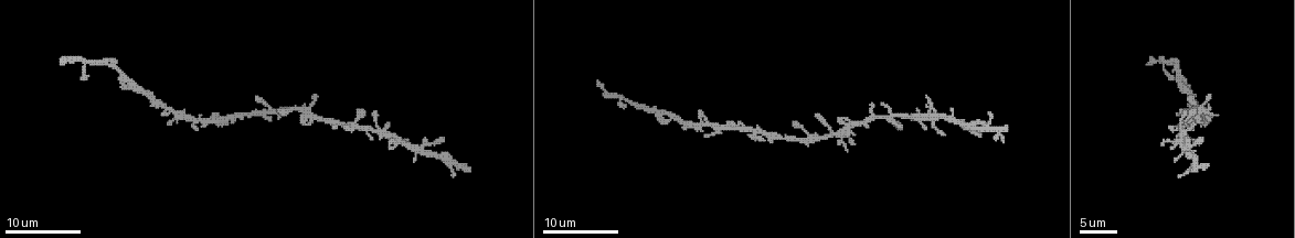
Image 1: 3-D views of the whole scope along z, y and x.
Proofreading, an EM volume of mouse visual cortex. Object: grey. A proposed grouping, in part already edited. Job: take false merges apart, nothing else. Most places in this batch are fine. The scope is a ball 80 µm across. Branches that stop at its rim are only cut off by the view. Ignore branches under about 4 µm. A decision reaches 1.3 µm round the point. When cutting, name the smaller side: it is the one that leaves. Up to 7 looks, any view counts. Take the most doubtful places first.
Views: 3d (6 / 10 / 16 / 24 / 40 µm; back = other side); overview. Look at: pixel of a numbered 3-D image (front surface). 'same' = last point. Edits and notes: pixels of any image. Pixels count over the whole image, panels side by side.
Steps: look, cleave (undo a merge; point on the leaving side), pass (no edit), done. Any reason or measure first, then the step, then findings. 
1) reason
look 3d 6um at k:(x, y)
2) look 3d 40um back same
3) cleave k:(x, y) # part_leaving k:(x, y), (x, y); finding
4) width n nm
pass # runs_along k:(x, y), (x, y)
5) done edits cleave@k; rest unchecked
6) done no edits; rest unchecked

four or more arms meet
look 3d 16um at 1:(891, 117)

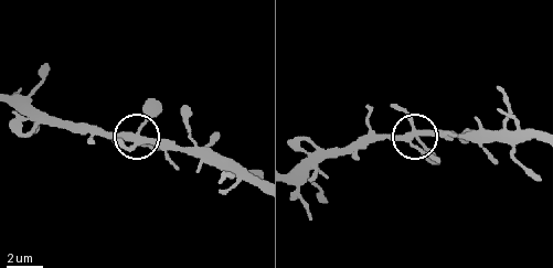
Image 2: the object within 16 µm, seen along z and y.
look 3d 10um at 2:(417, 135)

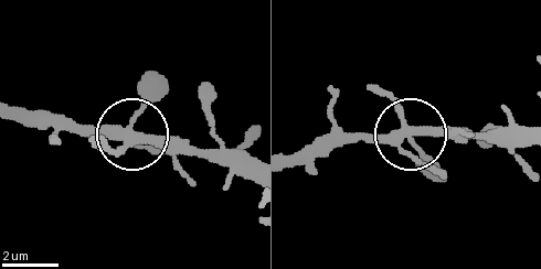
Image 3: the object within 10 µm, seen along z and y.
look 3d 10um back at 3:(407, 134)

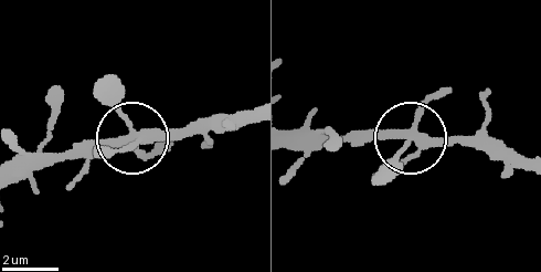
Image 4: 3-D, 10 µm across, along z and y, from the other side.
arms 5
pass # runs_along 4:(250, 111), (186, 134), (136, 134), (95, 94); all the same neuron

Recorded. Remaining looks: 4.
thin arm on a thick one
look 3d 16um at 1:(424, 148)

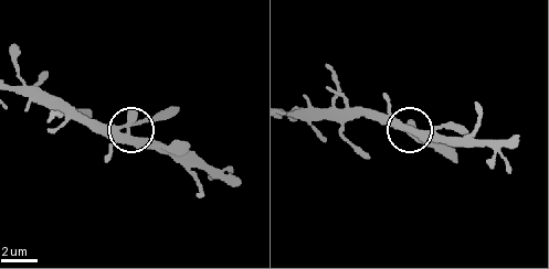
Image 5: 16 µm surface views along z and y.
closer look
look 3d 6um at 5:(406, 126)

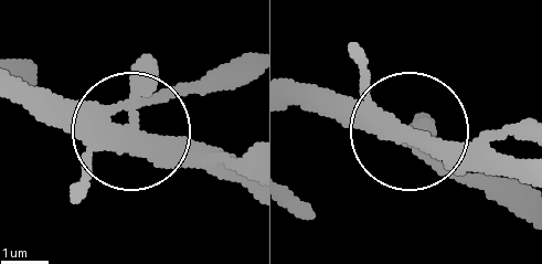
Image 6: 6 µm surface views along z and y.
arms 4
pass # runs_along 6:(294, 97), (408, 129), (491, 197); one neuron here

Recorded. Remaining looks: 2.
two arms in line, one across
look 3d 24um at 1:(262, 114)

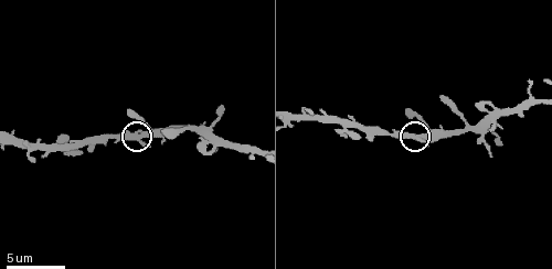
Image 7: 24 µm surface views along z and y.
zoom in
look 3d 6um at 7:(137, 136)

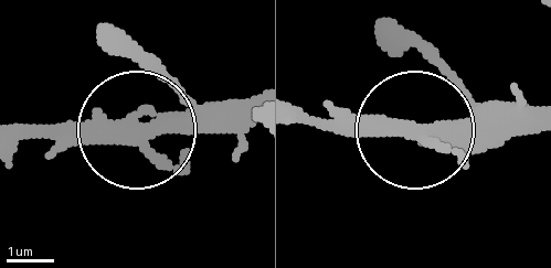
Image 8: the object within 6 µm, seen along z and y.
pass # runs_along 8:(127, 129), (17, 129); one neuron here

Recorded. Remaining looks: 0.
done no edits; rest unchecked

